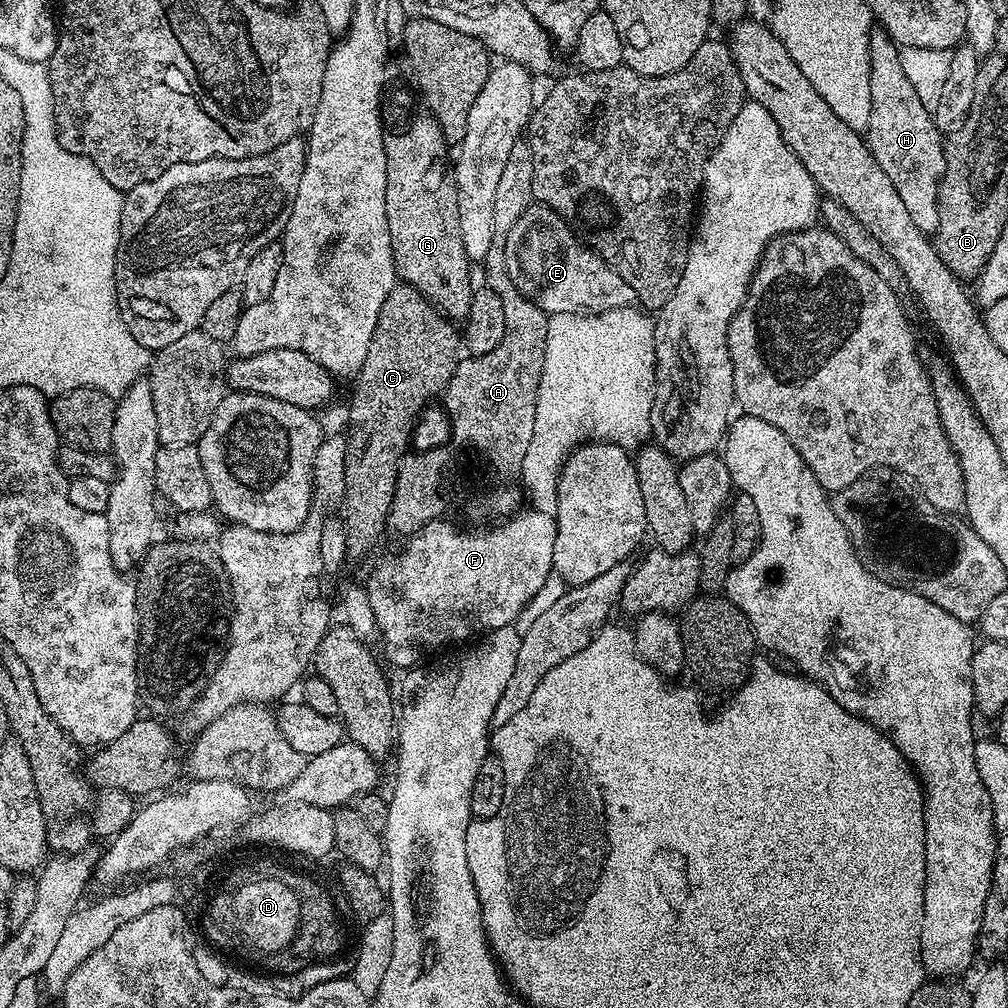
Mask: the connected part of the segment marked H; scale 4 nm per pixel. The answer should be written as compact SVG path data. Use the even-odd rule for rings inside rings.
M883 30L873 31L868 37L870 50L870 98L872 109L866 125L866 143L874 154L878 166L886 170L886 178L898 190L898 198L906 205L910 219L918 230L925 234L935 233L938 226L938 194L940 193L940 179L944 176L944 140L932 120L931 111L920 101L910 78L904 73L902 52L894 43L891 36Z

